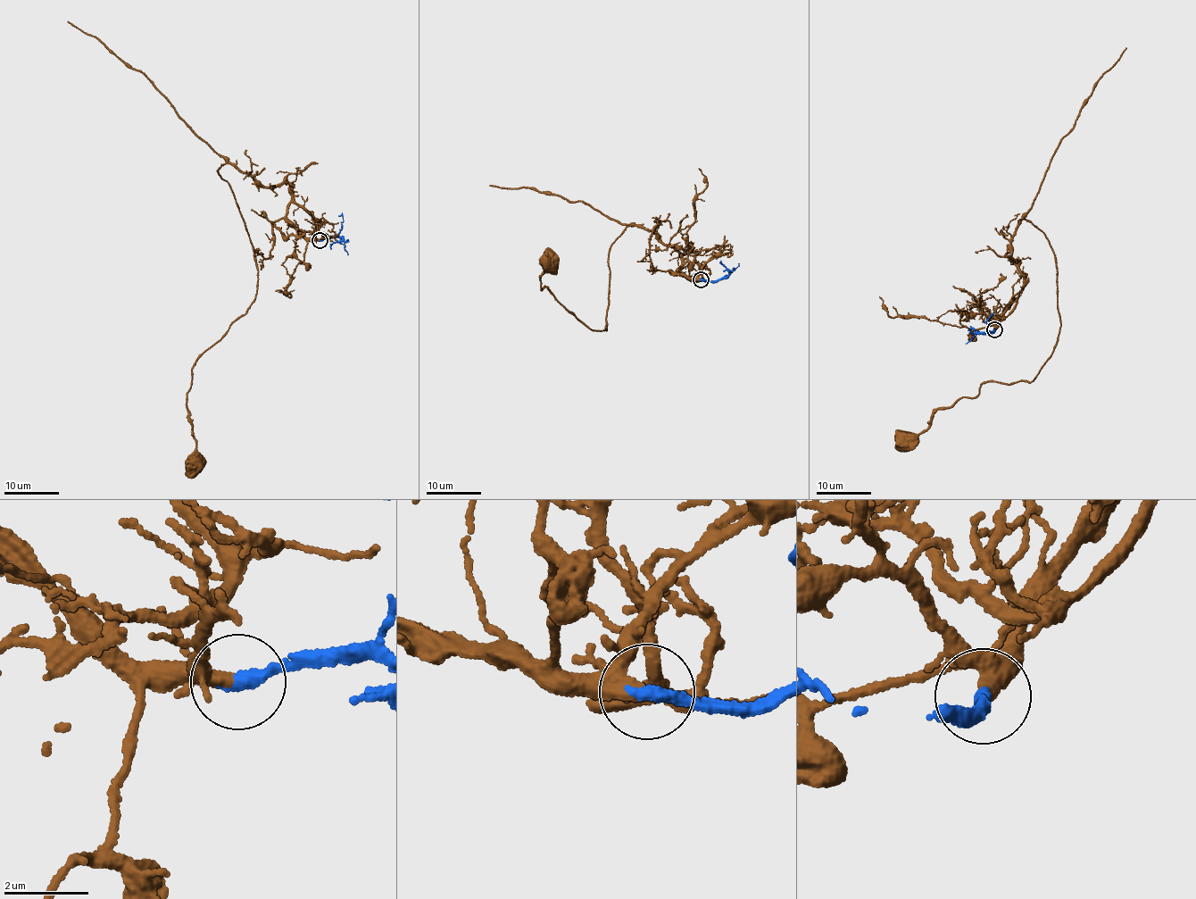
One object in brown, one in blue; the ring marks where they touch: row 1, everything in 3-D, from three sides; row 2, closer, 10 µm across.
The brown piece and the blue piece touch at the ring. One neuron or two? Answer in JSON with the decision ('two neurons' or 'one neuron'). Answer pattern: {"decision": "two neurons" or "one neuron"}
{"decision": "one neuron"}

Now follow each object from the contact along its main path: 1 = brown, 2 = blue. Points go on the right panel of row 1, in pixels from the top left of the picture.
1: (994, 329), (1024, 284), (1011, 261), (1022, 218), (1054, 256), (1052, 353), (1034, 379), (988, 381), (903, 443)
2: (994, 329), (992, 334), (976, 333), (972, 328), (967, 330)

